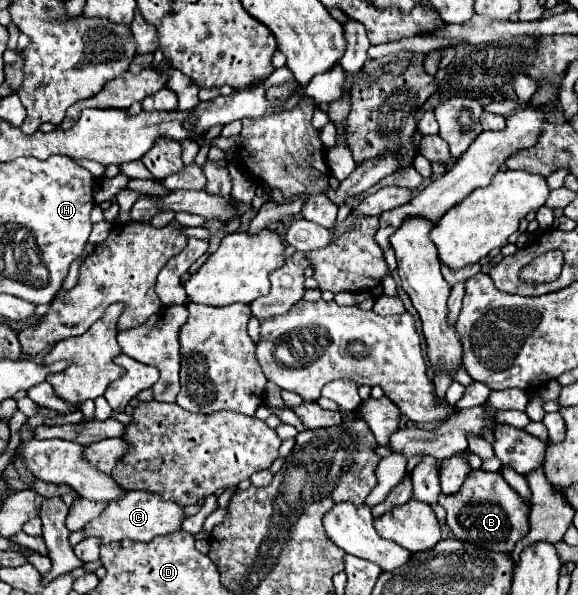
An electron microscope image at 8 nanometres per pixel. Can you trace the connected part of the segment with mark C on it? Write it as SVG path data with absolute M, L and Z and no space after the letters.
M136 490L136 492L124 494L124 498L116 502L110 502L108 508L98 518L94 518L90 524L84 526L84 532L86 536L102 538L102 544L110 544L124 538L136 540L136 542L150 542L154 536L166 536L180 530L180 524L184 522L184 518L186 518L184 508L178 506L176 502L162 500L160 494Z

